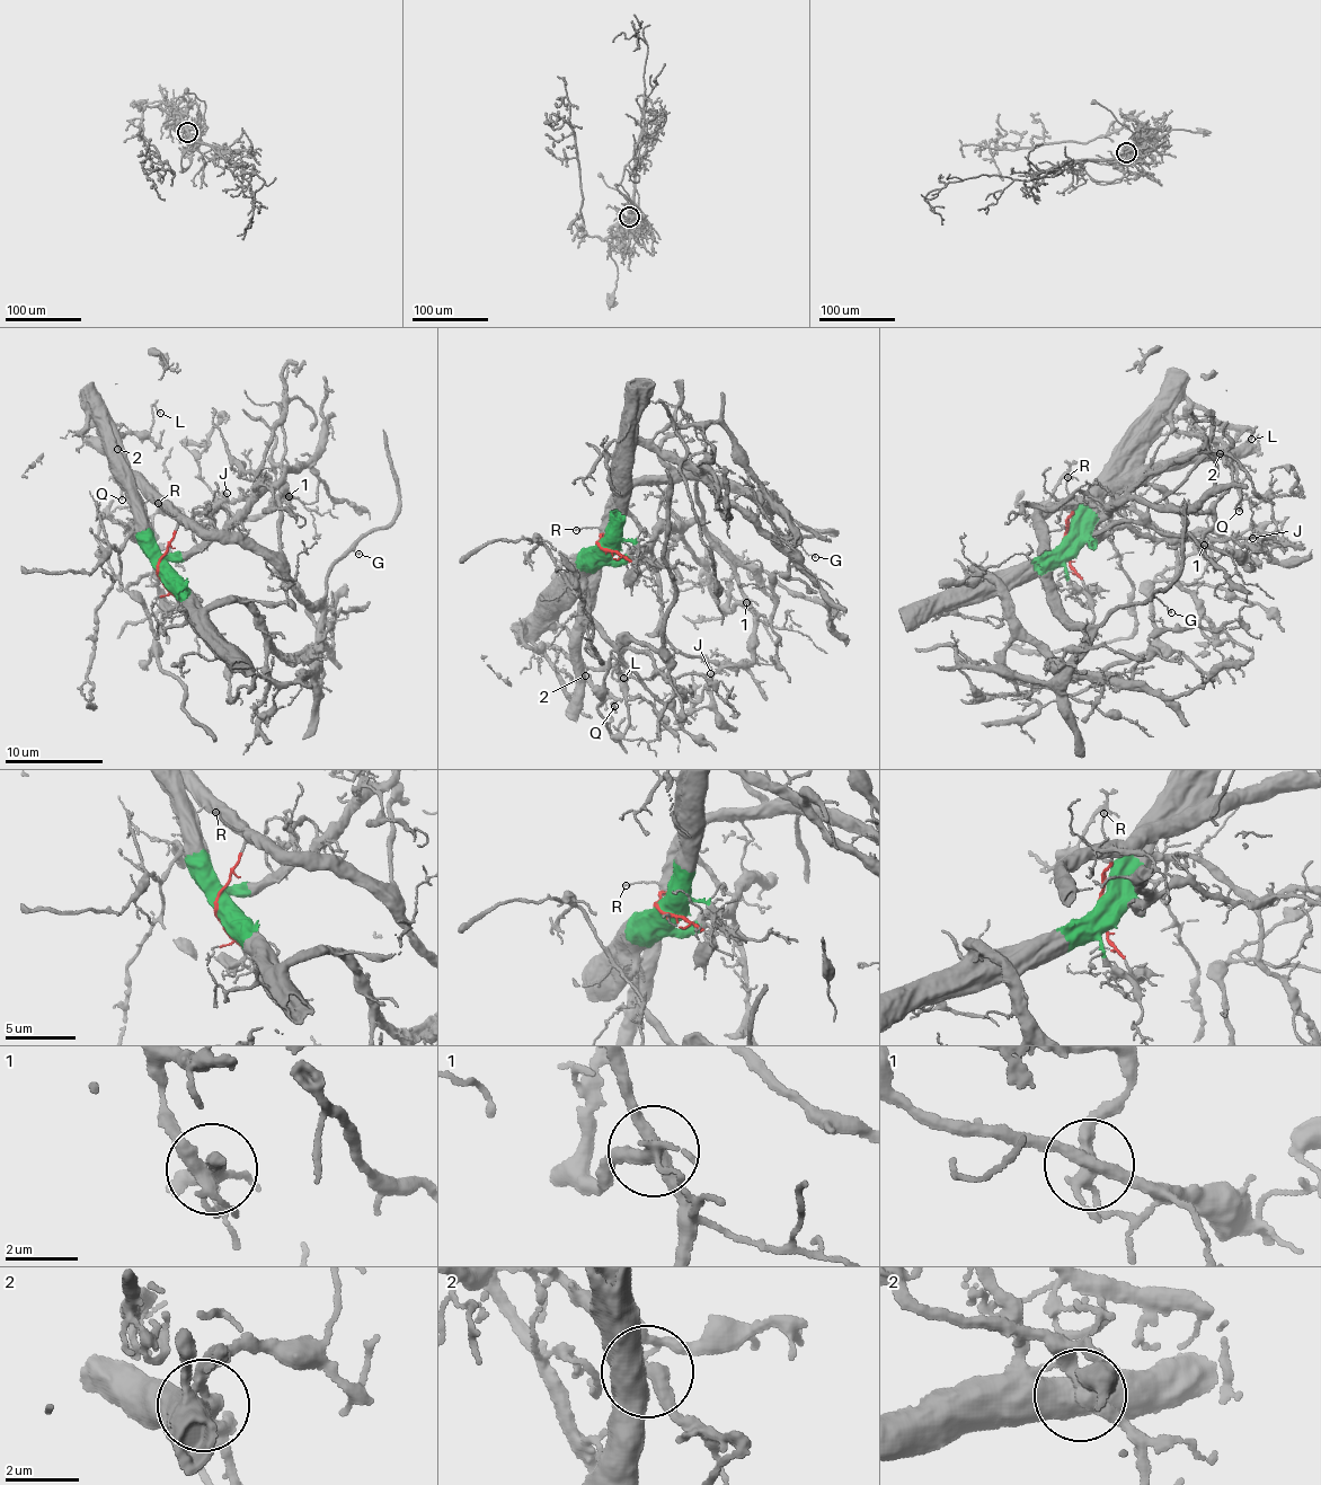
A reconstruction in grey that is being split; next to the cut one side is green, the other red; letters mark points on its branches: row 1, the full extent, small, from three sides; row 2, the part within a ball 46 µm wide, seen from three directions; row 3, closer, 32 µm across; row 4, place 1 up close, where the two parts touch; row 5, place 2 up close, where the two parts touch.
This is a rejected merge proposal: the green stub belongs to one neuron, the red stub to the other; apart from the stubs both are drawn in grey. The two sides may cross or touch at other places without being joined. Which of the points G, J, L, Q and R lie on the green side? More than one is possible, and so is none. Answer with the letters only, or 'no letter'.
L, Q

